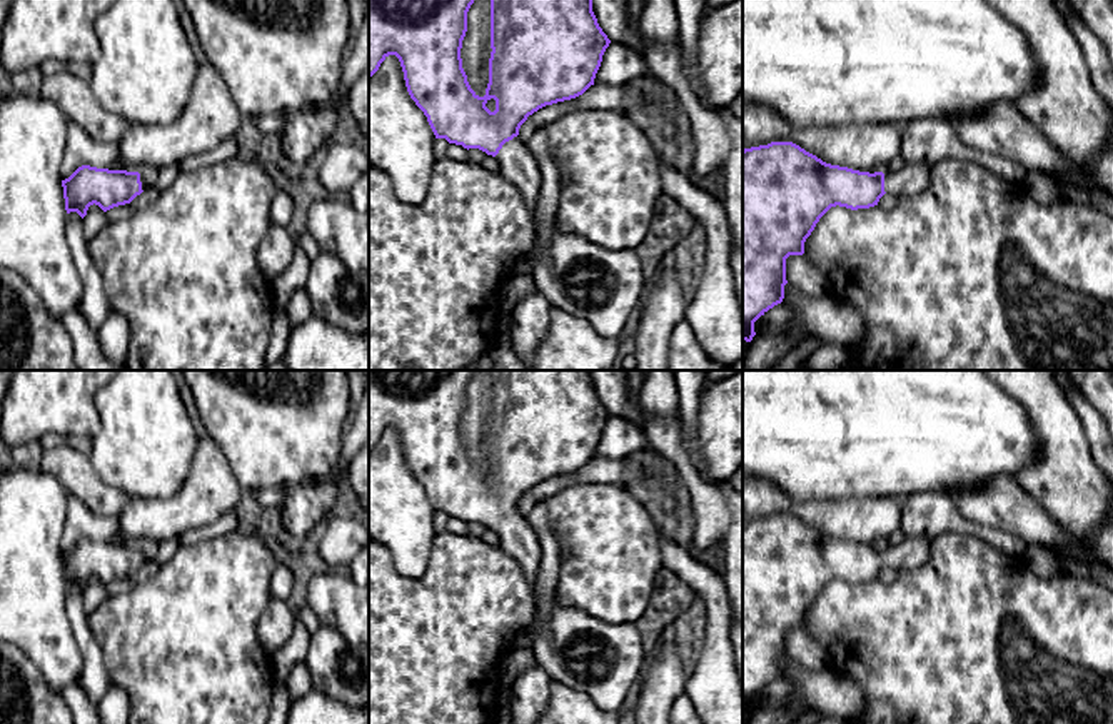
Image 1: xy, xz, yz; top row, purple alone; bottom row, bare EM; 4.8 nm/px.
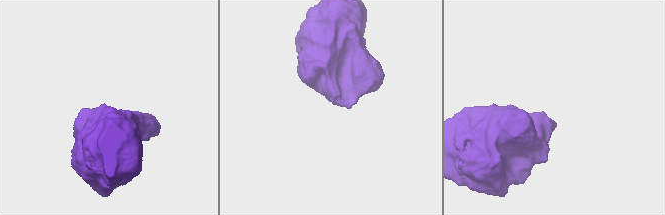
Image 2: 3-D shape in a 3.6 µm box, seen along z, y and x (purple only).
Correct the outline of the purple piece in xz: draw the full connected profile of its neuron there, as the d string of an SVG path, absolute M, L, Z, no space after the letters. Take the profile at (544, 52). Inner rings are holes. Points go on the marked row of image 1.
M369 0L369 78L389 55L395 55L407 92L427 117L436 138L492 155L534 214L542 177L519 128L539 108L576 98L594 85L611 40L597 23L592 0L491 0L489 83L486 95L479 97L467 82L461 58L472 3Z

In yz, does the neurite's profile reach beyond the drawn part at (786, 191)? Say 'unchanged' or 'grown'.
grown

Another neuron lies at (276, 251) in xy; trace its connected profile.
M270 225L257 249L257 265L272 282L282 275L294 259L297 242L285 227Z

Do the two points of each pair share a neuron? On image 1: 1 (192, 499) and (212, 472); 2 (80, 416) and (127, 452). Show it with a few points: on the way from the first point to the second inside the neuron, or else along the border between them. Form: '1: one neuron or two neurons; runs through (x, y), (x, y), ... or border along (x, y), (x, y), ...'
1: one neuron; runs through (199, 492), (211, 479)
2: two neurons; border along (99, 389), (94, 397), (99, 431), (87, 442)

